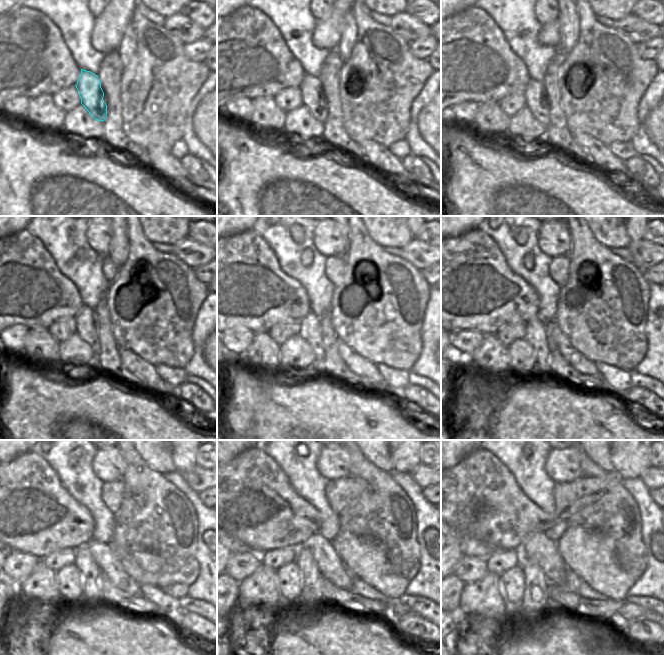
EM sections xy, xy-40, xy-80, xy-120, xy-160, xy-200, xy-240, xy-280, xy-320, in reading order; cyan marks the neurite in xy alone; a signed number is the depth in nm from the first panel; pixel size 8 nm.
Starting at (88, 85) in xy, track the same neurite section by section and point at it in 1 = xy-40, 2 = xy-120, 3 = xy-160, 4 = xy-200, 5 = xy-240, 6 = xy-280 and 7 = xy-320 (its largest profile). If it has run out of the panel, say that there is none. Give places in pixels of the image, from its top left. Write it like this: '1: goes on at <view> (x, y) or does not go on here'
1: goes on at xy-40 (311, 92)
2: goes on at xy-120 (87, 326)
3: goes on at xy-160 (310, 330)
4: goes on at xy-200 (535, 334)
5: goes on at xy-240 (89, 571)
6: goes on at xy-280 (312, 592)
7: goes on at xy-320 (534, 602)

